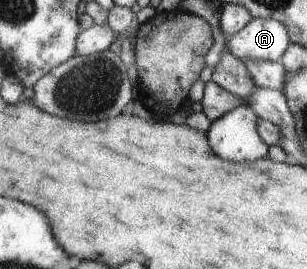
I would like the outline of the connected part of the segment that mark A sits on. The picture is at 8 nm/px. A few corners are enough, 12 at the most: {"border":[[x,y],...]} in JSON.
{"border":[[261,17],[229,38],[246,63],[278,62],[291,46],[282,22]]}

